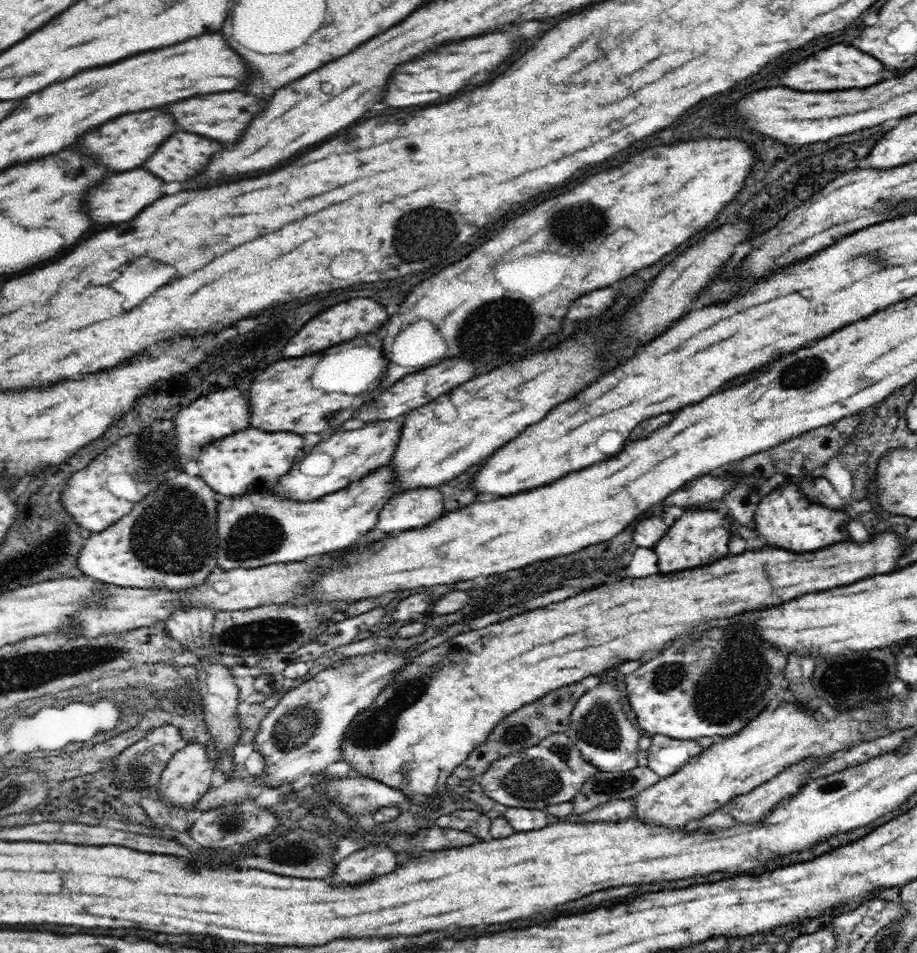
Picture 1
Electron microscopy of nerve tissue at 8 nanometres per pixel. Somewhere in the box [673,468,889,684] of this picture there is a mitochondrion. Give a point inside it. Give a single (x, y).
(838, 524)

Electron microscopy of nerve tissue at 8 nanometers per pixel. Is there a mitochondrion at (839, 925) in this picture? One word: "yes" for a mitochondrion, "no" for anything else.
no

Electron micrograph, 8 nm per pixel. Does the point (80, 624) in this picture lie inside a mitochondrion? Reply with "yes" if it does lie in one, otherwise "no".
yes

